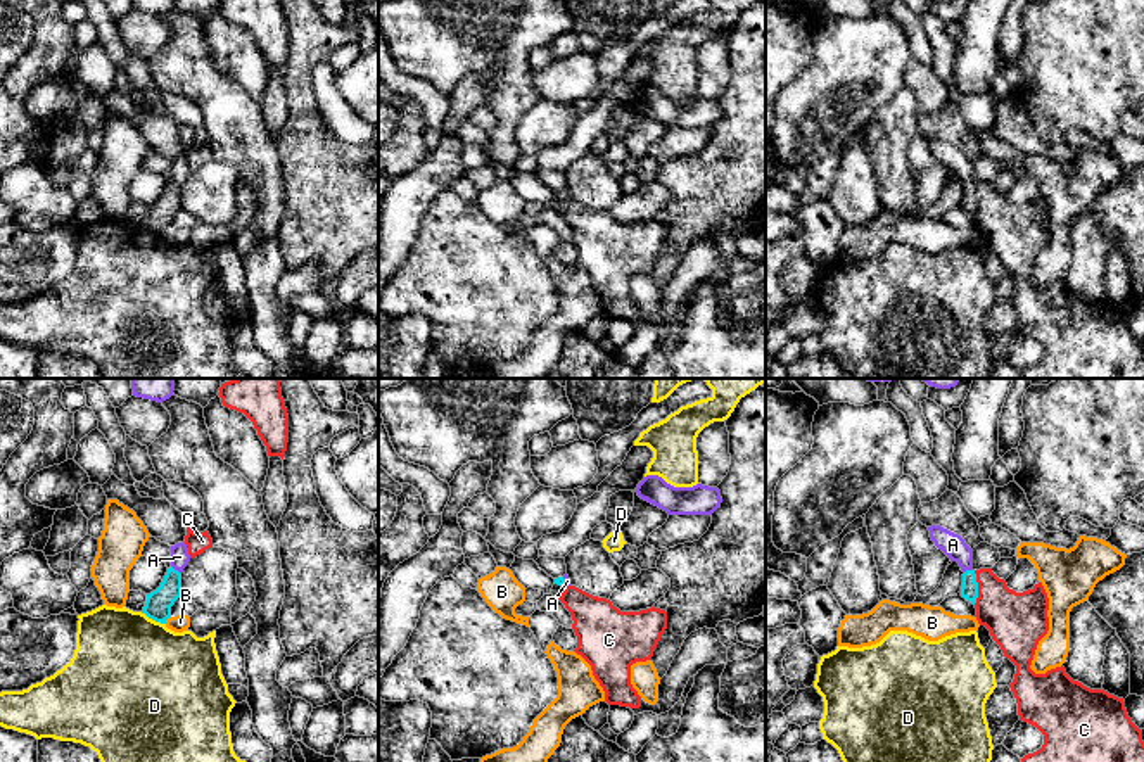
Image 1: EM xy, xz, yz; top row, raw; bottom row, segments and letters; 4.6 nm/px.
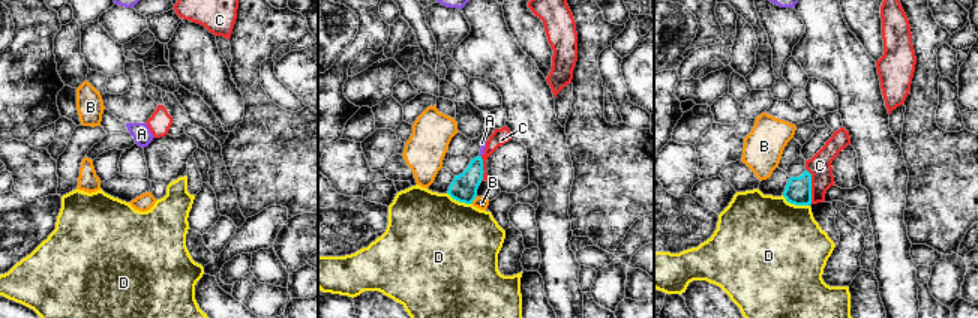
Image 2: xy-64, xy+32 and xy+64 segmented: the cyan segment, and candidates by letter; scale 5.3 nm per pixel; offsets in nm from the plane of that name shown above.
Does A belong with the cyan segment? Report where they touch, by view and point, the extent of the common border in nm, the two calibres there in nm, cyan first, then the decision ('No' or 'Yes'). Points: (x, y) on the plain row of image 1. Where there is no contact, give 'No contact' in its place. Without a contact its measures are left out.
Touches cyan at xy (177, 184). Shared border 60 nm. Thickness 130 nm (cyan) against 90 nm. Yes

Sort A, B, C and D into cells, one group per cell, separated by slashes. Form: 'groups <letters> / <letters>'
groups A / B / C / D

